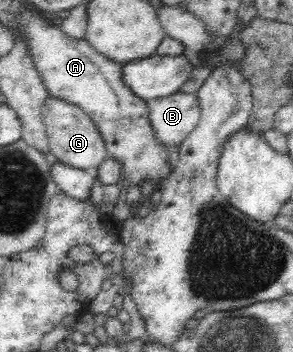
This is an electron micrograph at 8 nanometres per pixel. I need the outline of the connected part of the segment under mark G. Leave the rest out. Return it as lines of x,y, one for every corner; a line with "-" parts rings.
49,96
42,104
42,121
49,139
49,150
63,164
94,171
96,166
99,166
108,156
99,129
89,115
76,104
69,104
66,100

